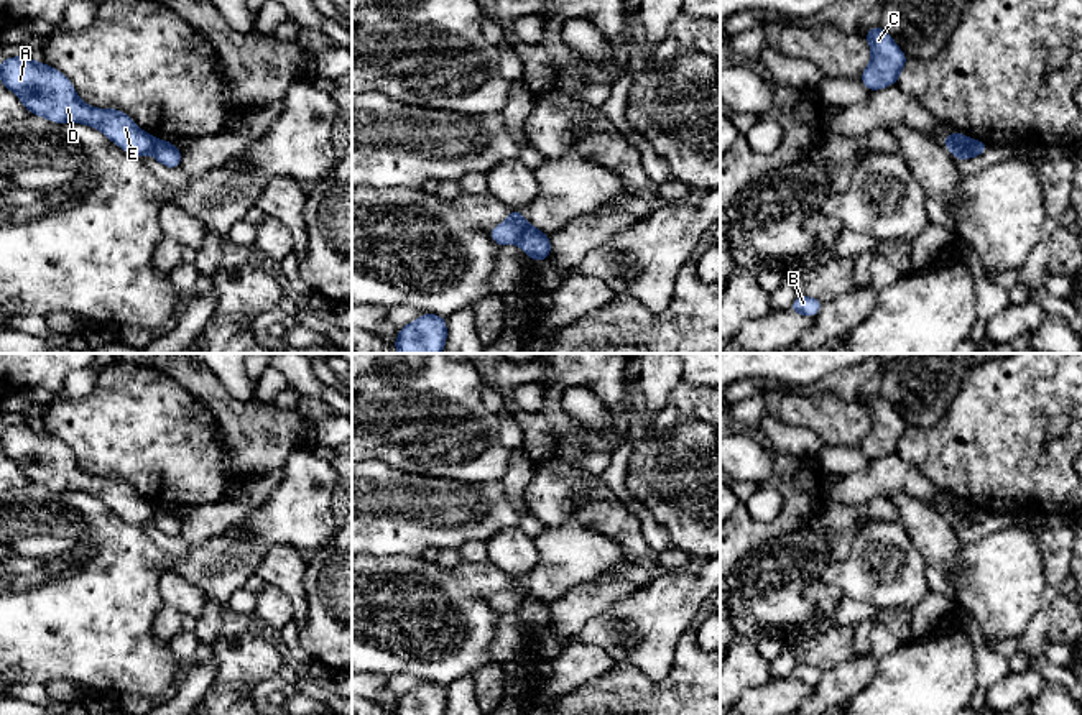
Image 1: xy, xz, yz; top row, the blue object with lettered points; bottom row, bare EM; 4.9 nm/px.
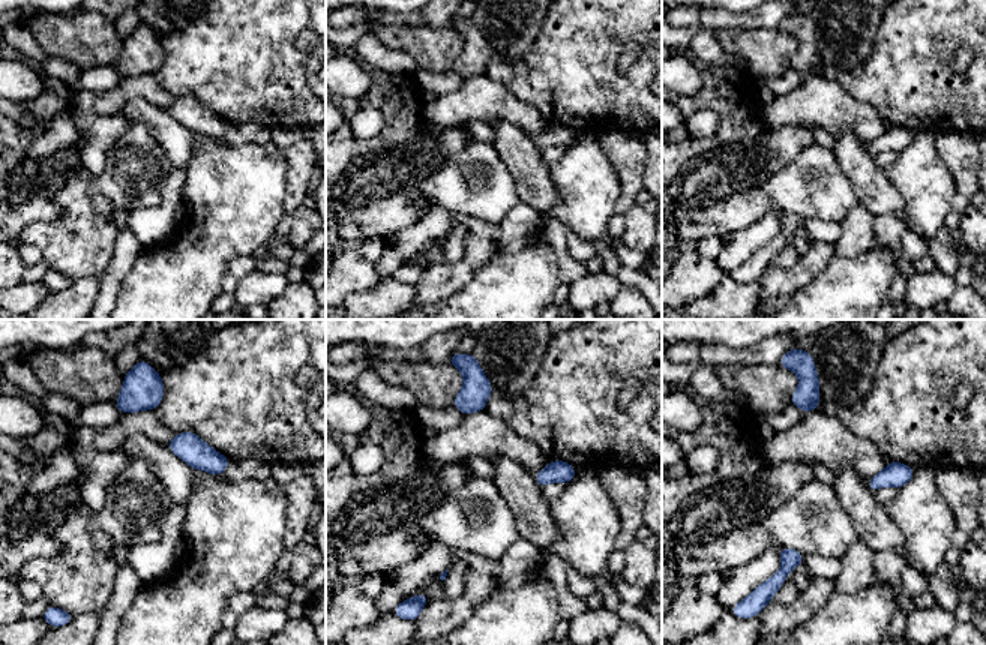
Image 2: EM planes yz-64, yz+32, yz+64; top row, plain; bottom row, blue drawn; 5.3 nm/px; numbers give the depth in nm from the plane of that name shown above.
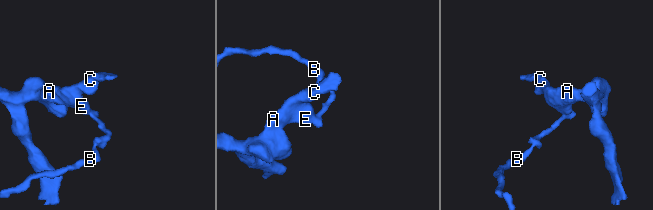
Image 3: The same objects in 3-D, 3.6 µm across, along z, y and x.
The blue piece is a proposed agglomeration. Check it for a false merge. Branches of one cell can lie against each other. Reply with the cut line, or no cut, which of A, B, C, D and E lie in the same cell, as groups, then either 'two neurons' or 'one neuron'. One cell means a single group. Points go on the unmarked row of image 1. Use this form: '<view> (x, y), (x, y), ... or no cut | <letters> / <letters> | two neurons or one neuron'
yz (972, 508), (952, 521) | A C D E / B | two neurons

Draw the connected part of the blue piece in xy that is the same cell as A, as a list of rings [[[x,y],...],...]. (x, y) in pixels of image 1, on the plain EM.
[[[28,422],[0,429],[0,450],[8,455],[31,483],[54,491],[86,491],[100,498],[125,521],[151,523],[156,506],[138,496],[117,477],[94,477],[84,472],[71,449],[48,431],[36,432]]]

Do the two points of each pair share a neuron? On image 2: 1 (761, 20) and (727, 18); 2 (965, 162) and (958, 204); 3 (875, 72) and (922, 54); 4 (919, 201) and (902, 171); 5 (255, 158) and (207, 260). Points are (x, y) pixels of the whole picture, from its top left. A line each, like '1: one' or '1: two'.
1: one
2: one
3: one
4: one
5: one

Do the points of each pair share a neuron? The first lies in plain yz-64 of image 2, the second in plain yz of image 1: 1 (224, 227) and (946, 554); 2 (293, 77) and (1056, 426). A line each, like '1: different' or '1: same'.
1: different
2: different

